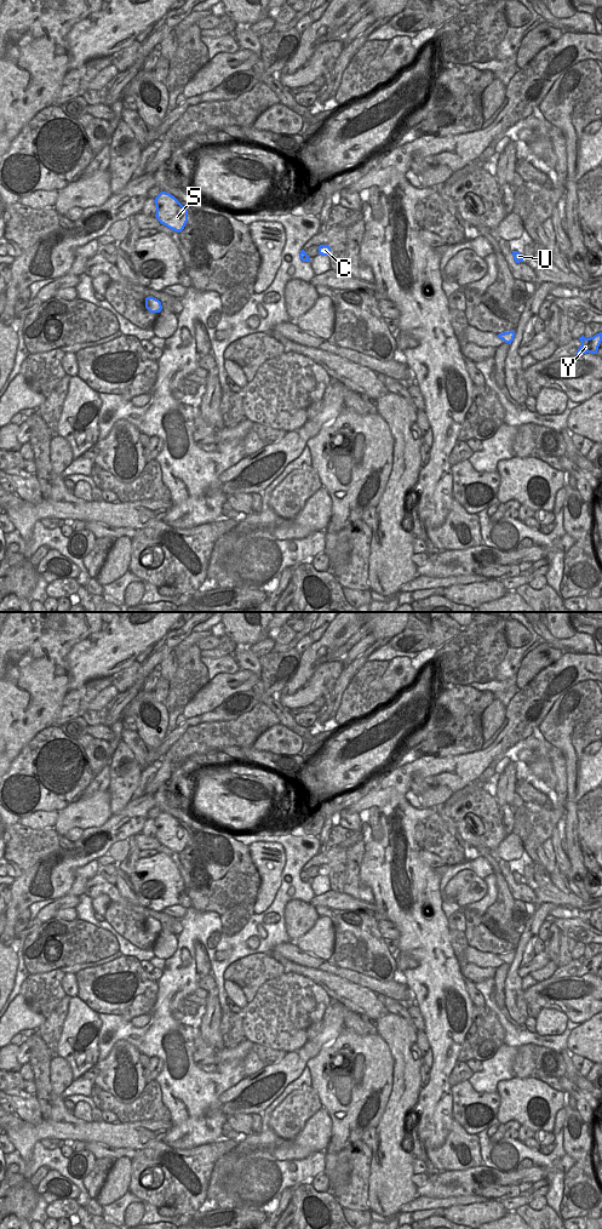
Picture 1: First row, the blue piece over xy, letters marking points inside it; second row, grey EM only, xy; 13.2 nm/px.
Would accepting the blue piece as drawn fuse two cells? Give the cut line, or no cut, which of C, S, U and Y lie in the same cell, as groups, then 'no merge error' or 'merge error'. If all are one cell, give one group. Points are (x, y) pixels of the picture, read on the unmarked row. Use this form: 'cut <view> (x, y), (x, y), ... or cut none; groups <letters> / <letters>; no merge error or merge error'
cut none; groups C S U Y; no merge error

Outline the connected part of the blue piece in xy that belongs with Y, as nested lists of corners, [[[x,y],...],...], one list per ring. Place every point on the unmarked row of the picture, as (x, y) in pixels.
[[[602,953],[595,955],[594,958],[585,959],[584,955],[579,958],[581,966],[579,967],[577,976],[581,977],[586,973],[597,974],[598,967],[602,962]]]

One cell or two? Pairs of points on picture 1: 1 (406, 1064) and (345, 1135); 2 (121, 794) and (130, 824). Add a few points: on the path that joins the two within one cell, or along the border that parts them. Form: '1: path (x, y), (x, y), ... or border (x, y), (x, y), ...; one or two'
1: border (391, 1053), (393, 1089), (384, 1109); two
2: border (131, 799), (112, 815); two

